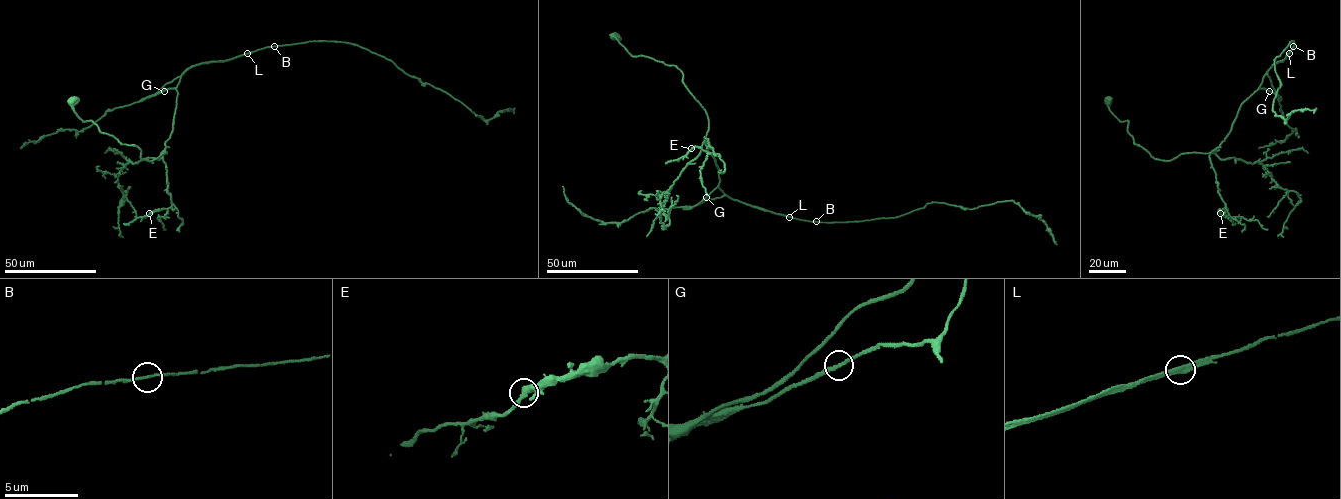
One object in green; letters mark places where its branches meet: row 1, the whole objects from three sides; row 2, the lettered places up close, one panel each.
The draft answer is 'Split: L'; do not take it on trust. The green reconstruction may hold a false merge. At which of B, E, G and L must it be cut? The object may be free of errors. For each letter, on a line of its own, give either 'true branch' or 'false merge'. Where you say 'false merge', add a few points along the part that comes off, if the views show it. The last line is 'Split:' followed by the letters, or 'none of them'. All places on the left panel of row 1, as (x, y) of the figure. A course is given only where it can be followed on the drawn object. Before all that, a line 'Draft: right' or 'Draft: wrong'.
Draft: right
B: true branch
E: true branch
G: true branch
L: false merge; course (247, 53), (190, 67), (154, 94), (139, 101)
Split: L

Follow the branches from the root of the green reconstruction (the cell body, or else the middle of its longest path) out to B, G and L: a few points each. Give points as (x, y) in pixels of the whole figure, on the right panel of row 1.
B: (1108, 100), (1109, 110), (1128, 121), (1133, 142), (1154, 158), (1210, 153), (1230, 131), (1240, 105), (1293, 46)
G: (1108, 100), (1109, 110), (1128, 121), (1135, 144), (1171, 160), (1216, 149), (1240, 105), (1259, 88), (1269, 91)
L: (1108, 100), (1109, 110), (1128, 121), (1133, 142), (1154, 158), (1210, 153), (1230, 131), (1240, 105), (1288, 53)

